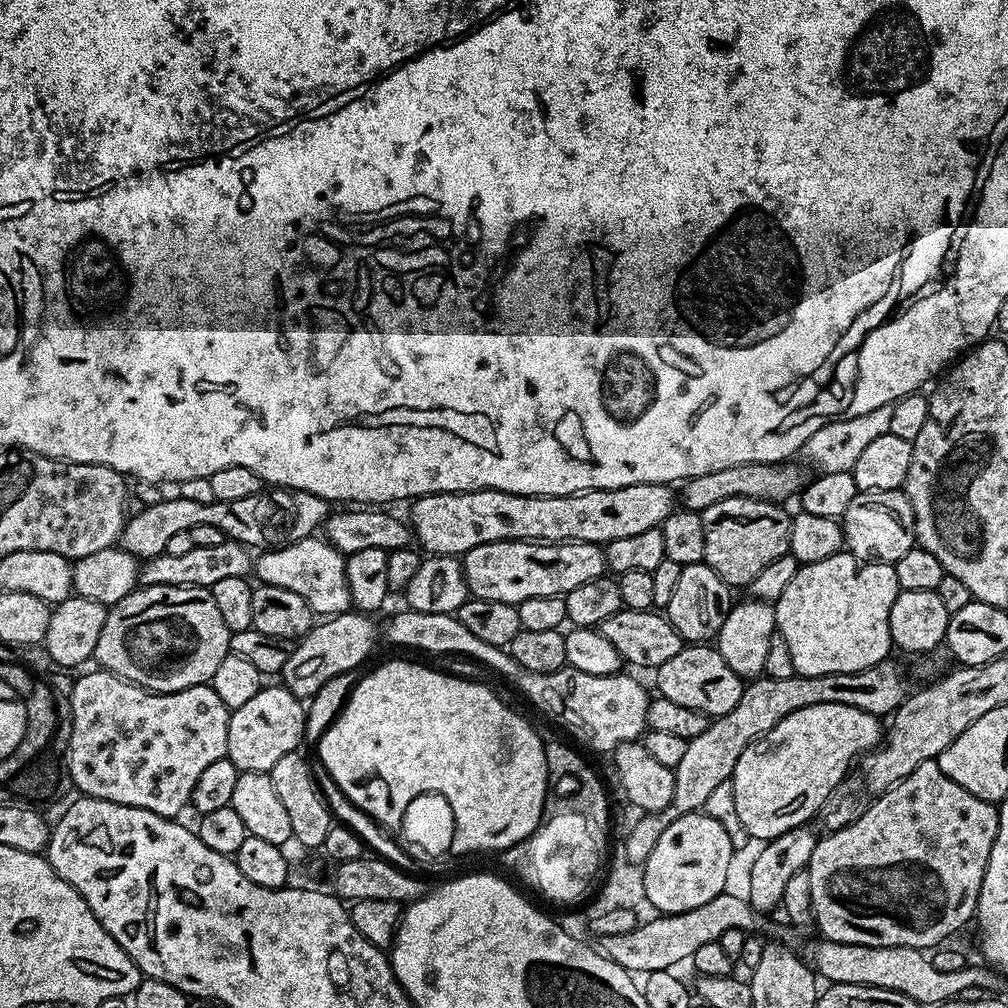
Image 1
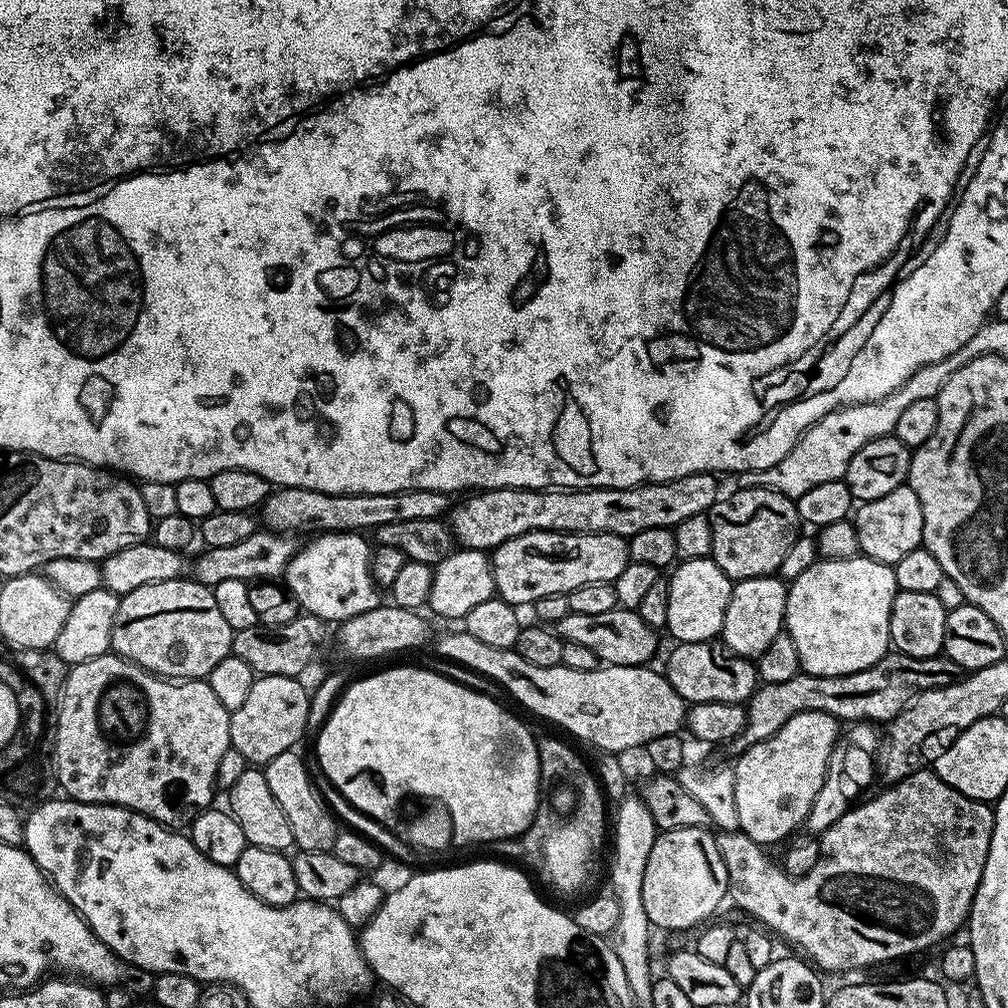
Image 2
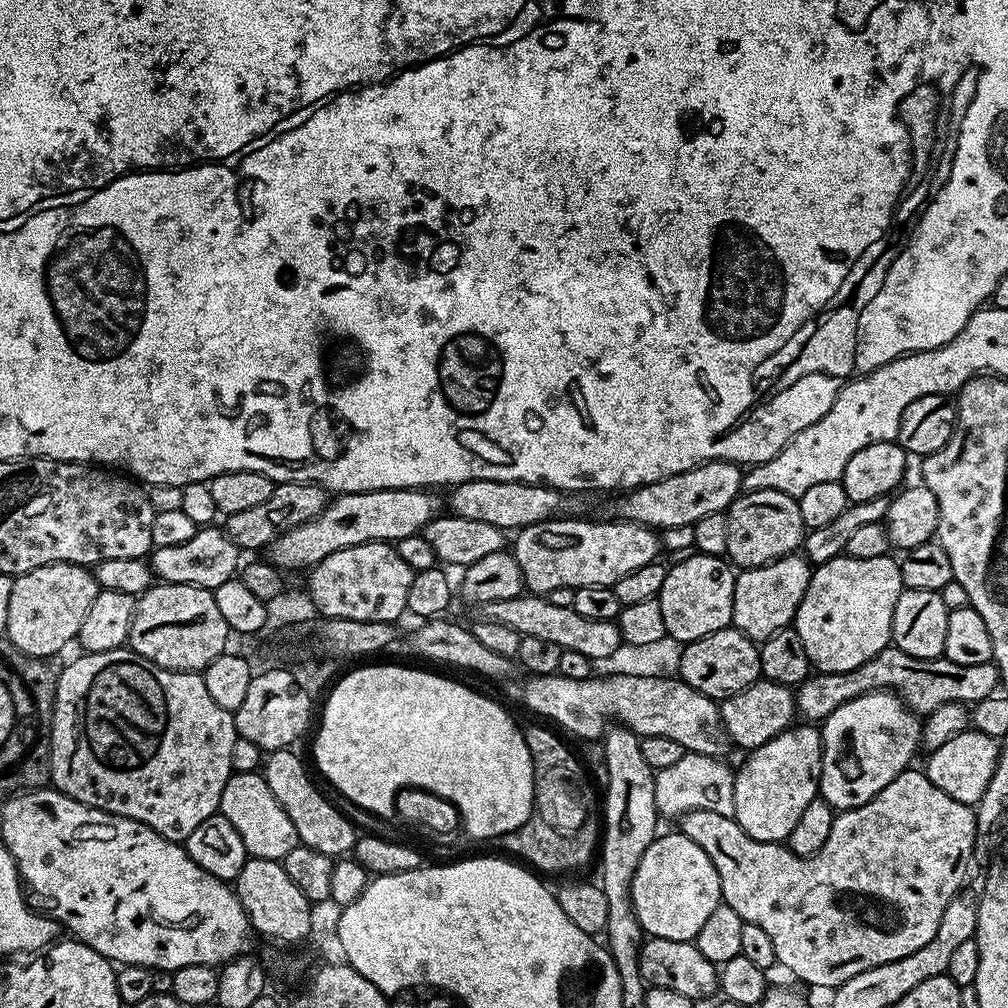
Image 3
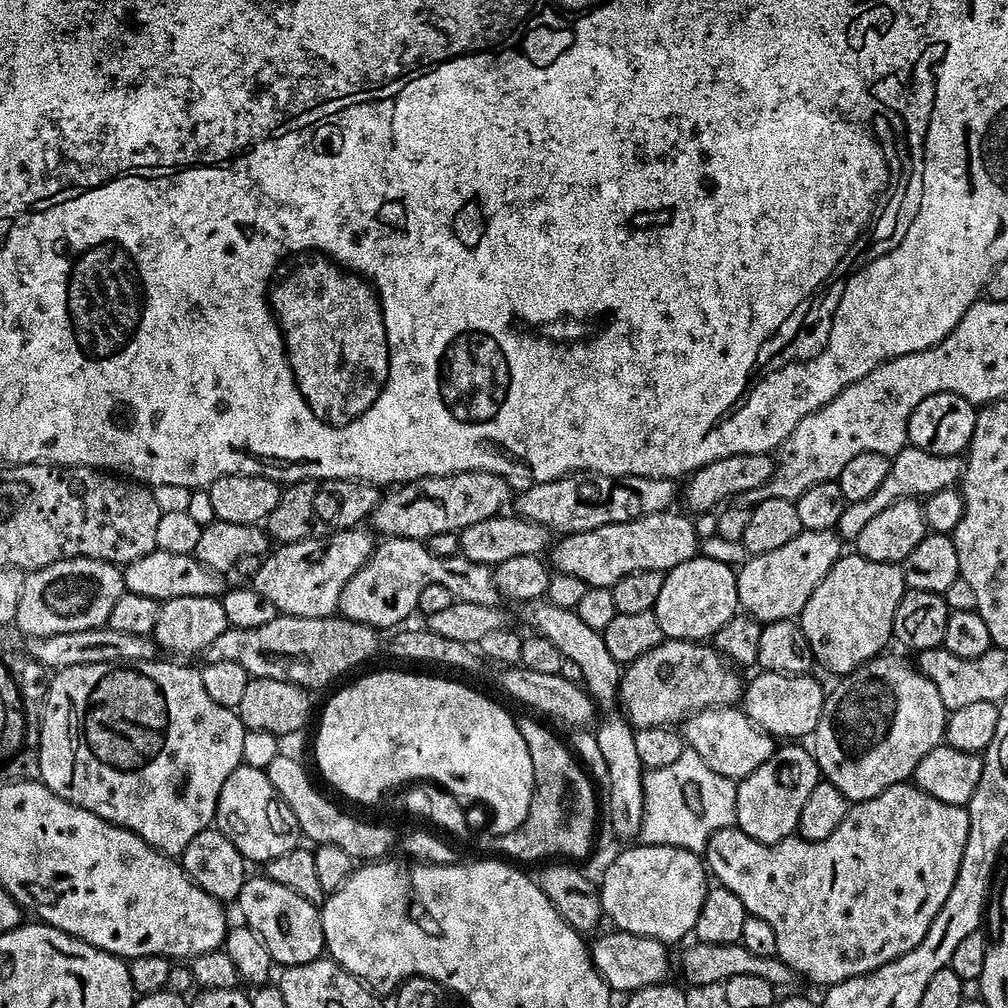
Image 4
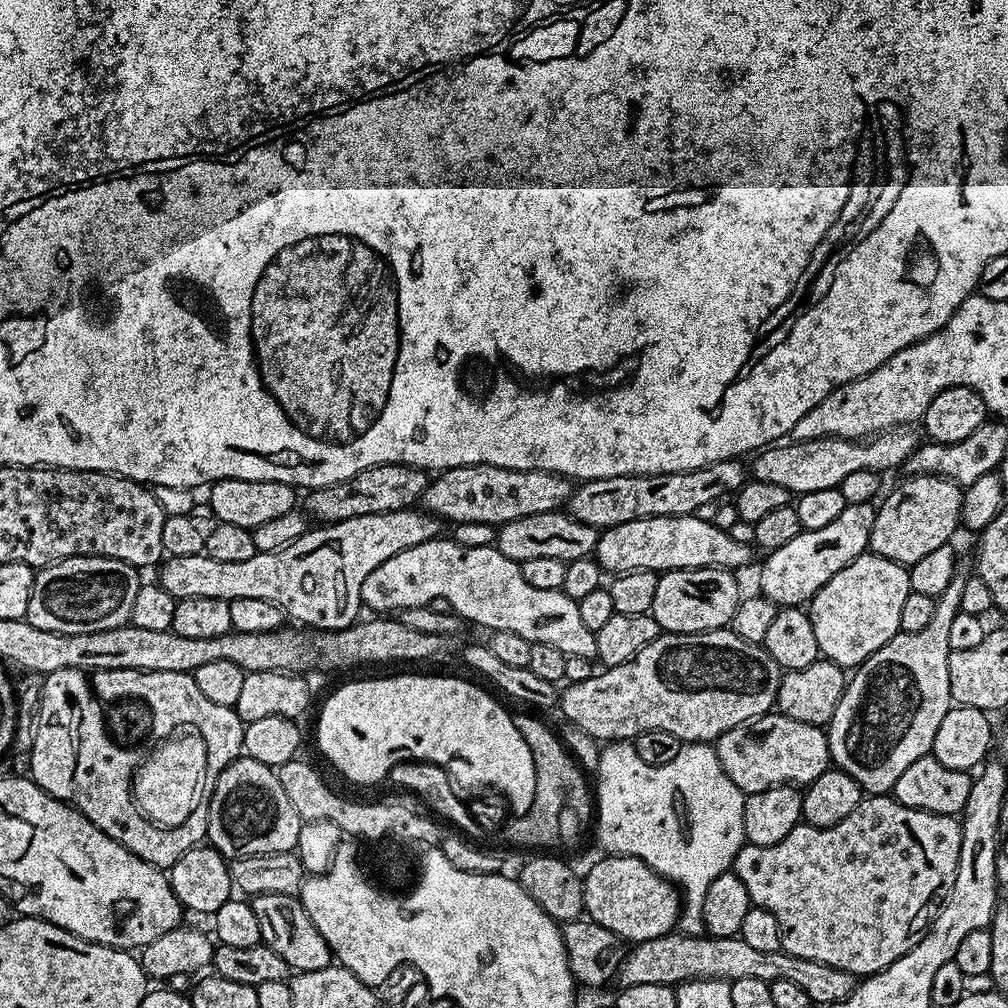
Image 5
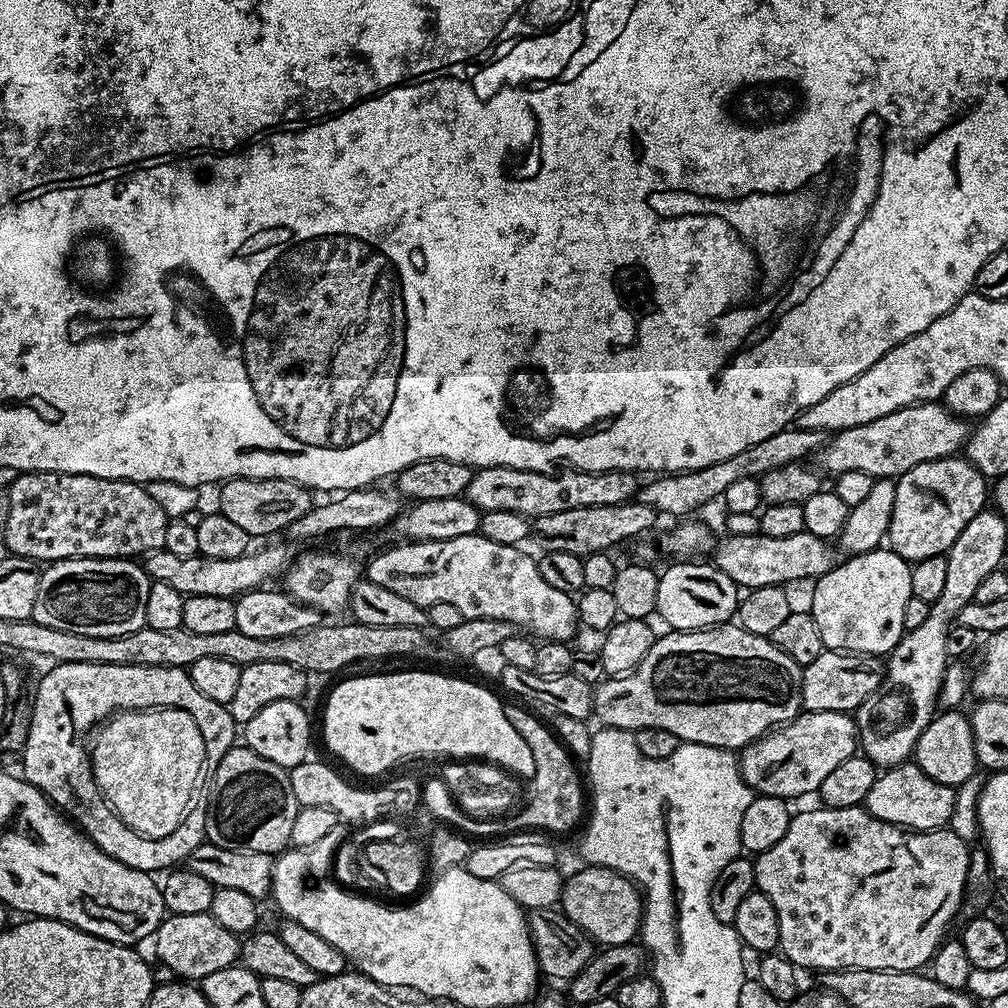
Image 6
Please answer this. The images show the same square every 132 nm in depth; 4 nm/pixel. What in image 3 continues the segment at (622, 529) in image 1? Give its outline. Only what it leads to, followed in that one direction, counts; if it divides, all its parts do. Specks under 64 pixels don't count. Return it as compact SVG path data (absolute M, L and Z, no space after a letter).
M707 460L682 474L662 478L653 484L642 484L627 494L620 494L624 496L613 502L611 515L617 520L627 520L629 524L644 524L653 530L696 524L698 518L706 518L706 514L727 513L729 506L741 495L740 483L743 477L741 465L730 460Z

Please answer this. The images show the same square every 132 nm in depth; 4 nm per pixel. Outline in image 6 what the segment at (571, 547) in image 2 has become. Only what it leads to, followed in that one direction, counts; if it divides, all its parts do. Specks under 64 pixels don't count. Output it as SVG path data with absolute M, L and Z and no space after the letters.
M803 531L789 534L787 538L770 538L753 534L753 536L728 536L717 543L714 548L714 563L721 568L741 589L751 590L779 584L792 586L795 580L815 582L826 575L838 563L837 549L829 541Z

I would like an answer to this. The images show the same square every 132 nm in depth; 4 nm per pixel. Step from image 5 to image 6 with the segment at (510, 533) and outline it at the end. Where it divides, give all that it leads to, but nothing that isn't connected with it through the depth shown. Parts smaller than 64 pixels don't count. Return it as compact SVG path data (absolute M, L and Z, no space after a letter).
M633 498L626 504L614 506L590 506L578 510L562 510L562 514L546 514L535 517L530 532L541 544L544 552L557 552L566 550L566 554L574 554L581 558L589 558L595 552L604 552L623 540L635 541L643 537L658 520L658 513L650 506L640 503L639 499Z

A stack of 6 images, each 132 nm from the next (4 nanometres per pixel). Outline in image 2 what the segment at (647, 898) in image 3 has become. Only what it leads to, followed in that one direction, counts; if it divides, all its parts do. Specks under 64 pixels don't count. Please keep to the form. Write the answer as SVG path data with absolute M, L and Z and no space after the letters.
M707 827L675 828L669 832L661 831L657 835L654 850L650 850L650 862L646 862L646 878L642 878L642 903L646 906L646 914L653 929L669 928L672 932L680 932L683 928L694 927L695 924L703 925L709 919L707 916L726 900L728 896L726 862L722 862L716 836L708 831Z

